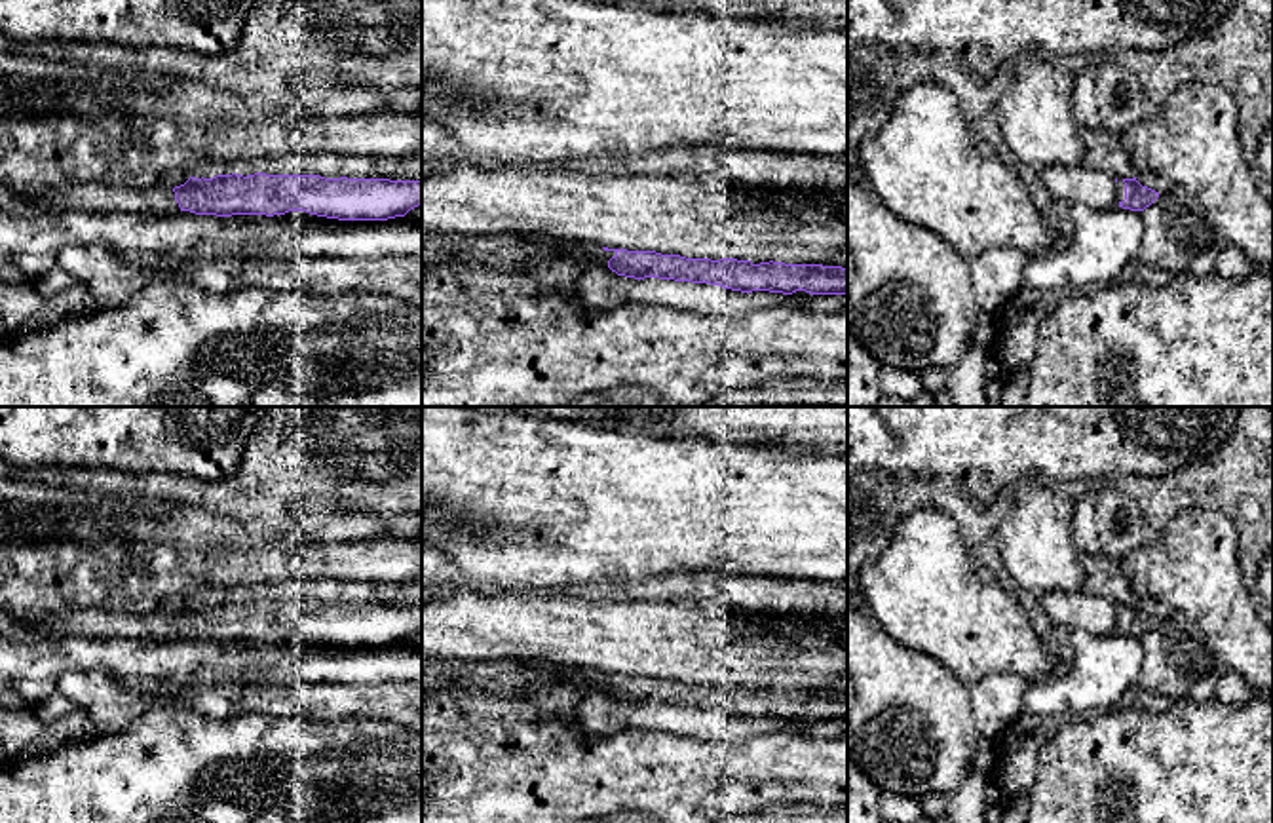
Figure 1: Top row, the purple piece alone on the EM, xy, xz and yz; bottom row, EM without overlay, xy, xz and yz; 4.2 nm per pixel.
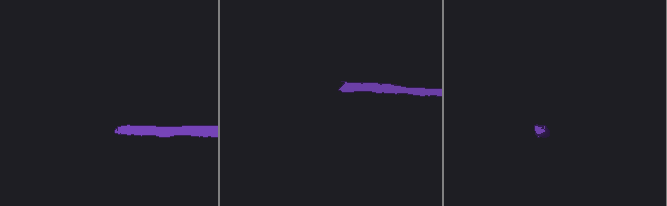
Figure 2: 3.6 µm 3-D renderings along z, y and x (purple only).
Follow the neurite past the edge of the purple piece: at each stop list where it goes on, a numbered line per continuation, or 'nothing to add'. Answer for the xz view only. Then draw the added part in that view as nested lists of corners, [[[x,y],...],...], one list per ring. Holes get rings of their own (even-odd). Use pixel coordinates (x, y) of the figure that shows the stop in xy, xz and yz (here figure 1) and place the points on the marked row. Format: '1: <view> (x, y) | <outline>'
1: xz (500, 251) | [[[422,236],[422,264],[439,264],[448,258],[462,258],[475,266],[521,268],[524,262],[540,257],[570,257],[581,266],[591,262],[608,266],[608,260],[616,257],[616,251],[593,247],[587,257],[581,257],[568,251],[549,251],[540,239],[517,241],[511,236]]]

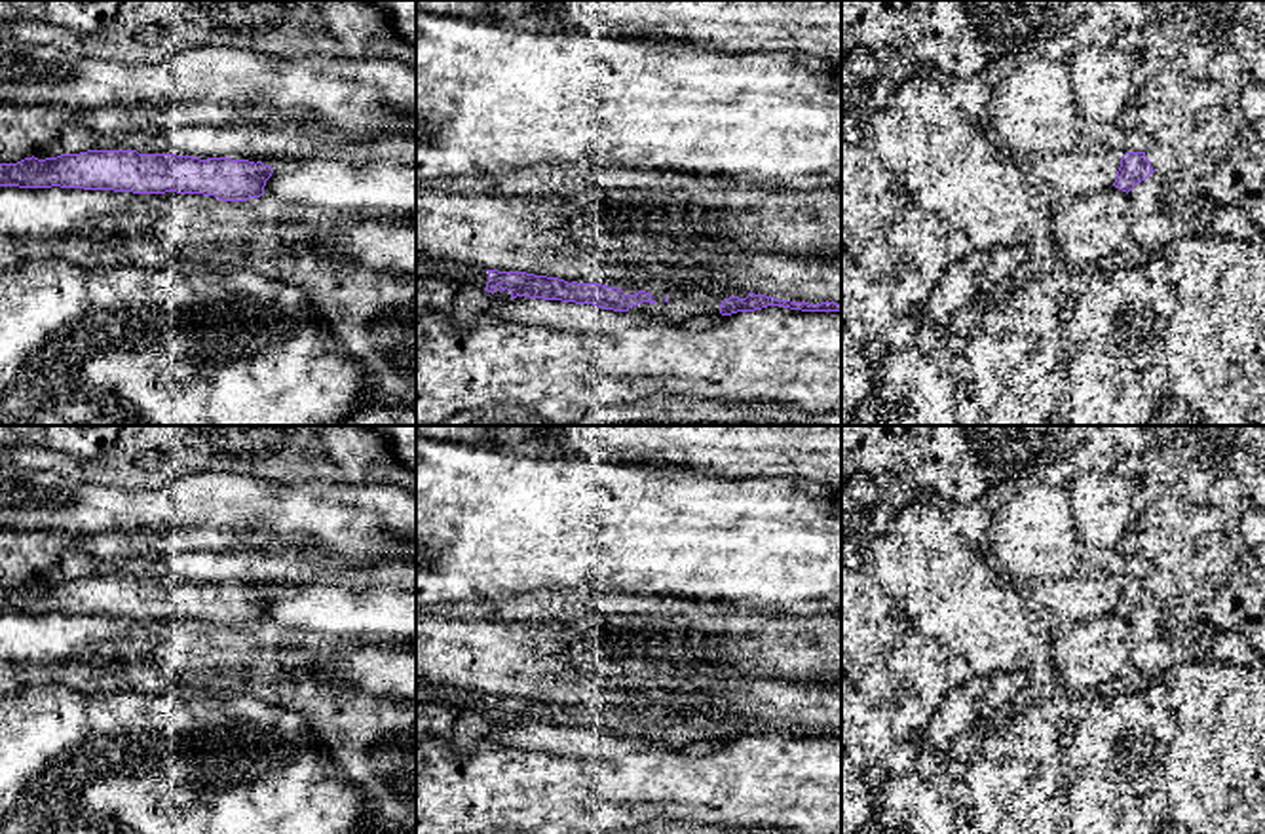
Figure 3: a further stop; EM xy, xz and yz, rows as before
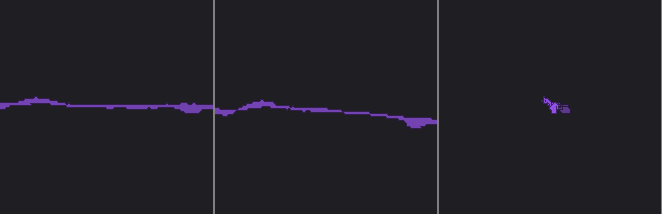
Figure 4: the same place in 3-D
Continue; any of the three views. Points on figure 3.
nothing to add

